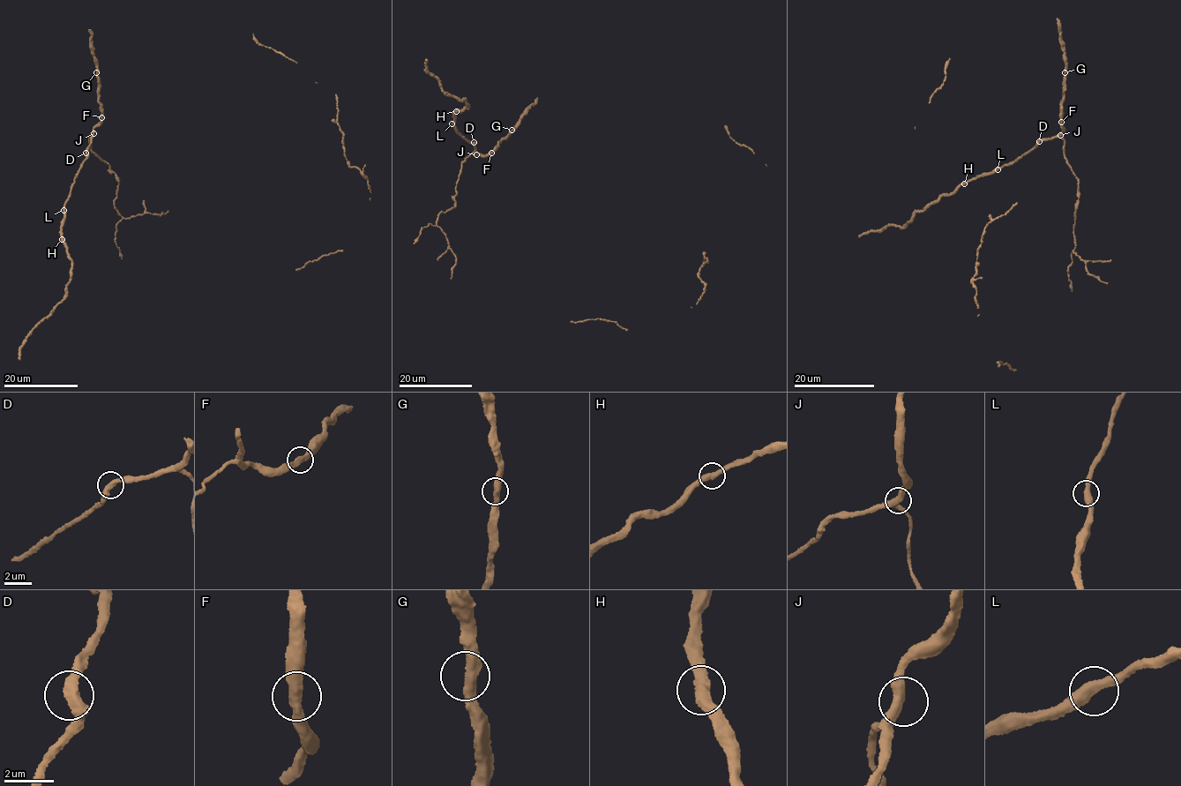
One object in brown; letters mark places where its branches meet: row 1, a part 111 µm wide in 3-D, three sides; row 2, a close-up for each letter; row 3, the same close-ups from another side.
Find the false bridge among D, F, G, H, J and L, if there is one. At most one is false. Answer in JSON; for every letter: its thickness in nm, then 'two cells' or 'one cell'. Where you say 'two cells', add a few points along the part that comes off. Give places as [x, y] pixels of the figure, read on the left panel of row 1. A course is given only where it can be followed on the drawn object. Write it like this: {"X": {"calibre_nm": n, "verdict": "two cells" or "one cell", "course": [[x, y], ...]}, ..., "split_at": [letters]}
{"D": {"calibre_nm": 400, "verdict": "one cell"}, "F": {"calibre_nm": 400, "verdict": "one cell"}, "G": {"calibre_nm": 440, "verdict": "one cell"}, "H": {"calibre_nm": 440, "verdict": "one cell"}, "J": {"calibre_nm": 400, "verdict": "one cell"}, "L": {"calibre_nm": 440, "verdict": "one cell"}, "split_at": []}

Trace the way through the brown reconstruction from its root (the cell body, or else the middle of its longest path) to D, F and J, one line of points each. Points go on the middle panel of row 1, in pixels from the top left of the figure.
D: (447, 211), (456, 205), (454, 198), (461, 163), (474, 152), (474, 142)
F: (447, 211), (456, 205), (454, 198), (461, 163), (473, 153), (484, 155), (491, 153)
J: (447, 211), (456, 205), (454, 198), (461, 163), (474, 153), (476, 154)

